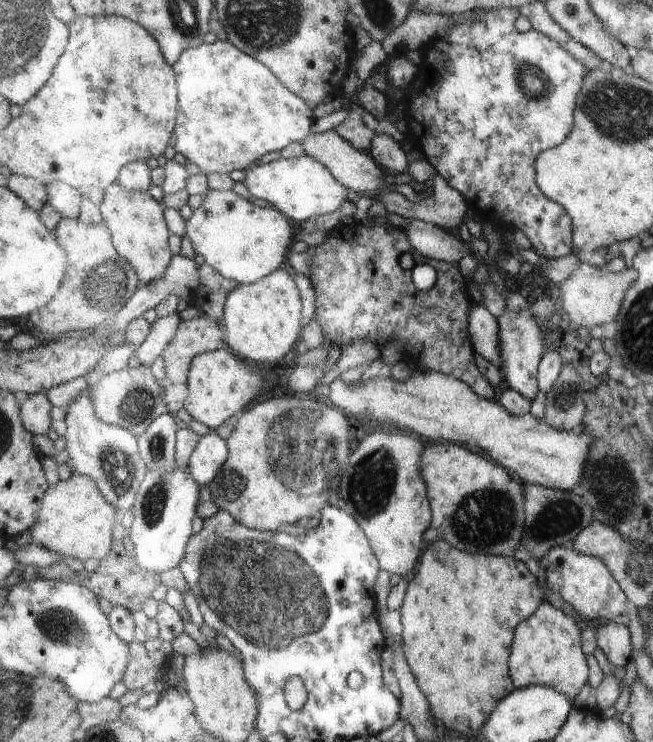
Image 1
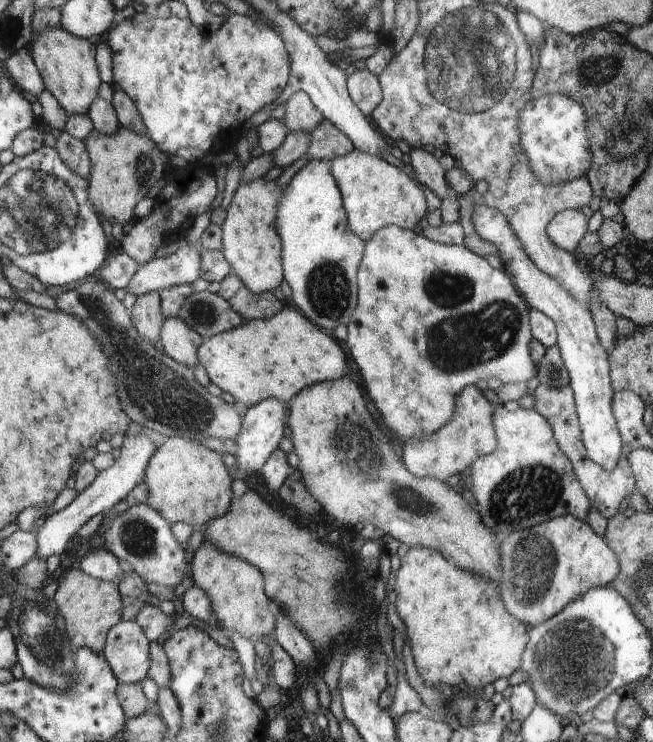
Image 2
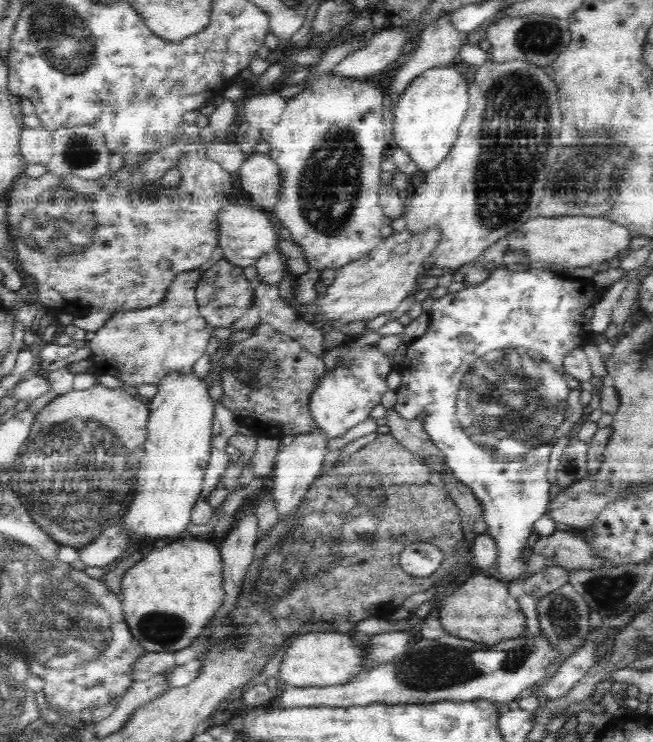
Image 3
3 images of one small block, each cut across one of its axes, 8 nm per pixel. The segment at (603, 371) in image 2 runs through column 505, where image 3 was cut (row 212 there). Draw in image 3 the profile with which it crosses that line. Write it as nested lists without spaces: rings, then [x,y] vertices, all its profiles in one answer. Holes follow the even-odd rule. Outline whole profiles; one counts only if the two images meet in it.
[[[238,204],[224,205],[217,212],[218,225],[218,257],[222,260],[224,265],[234,265],[236,267],[255,266],[257,258],[268,254],[275,250],[277,243],[277,236],[272,222],[276,222],[272,213],[268,213],[262,209],[252,206],[244,206]]]

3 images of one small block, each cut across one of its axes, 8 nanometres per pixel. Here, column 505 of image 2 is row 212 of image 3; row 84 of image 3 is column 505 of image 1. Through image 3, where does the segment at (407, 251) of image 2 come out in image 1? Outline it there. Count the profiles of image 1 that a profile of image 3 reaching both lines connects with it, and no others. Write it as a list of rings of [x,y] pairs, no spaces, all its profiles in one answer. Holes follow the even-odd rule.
[[[504,310],[504,314],[497,318],[498,336],[500,336],[500,360],[502,360],[503,387],[510,387],[517,390],[518,394],[522,394],[532,402],[538,394],[537,372],[538,362],[544,354],[544,340],[542,340],[542,332],[536,324],[536,318],[529,312],[514,312],[512,310]]]

